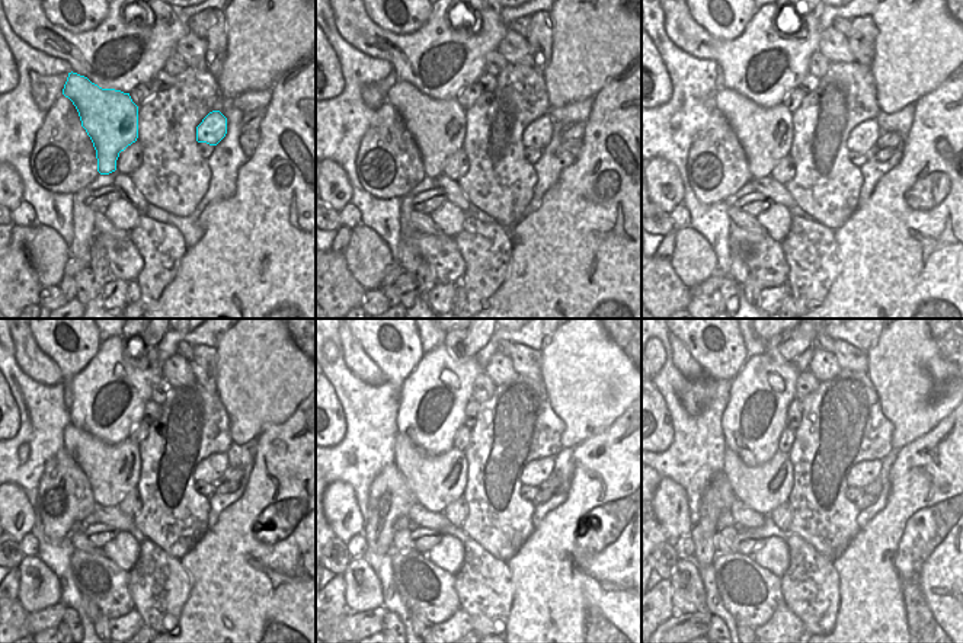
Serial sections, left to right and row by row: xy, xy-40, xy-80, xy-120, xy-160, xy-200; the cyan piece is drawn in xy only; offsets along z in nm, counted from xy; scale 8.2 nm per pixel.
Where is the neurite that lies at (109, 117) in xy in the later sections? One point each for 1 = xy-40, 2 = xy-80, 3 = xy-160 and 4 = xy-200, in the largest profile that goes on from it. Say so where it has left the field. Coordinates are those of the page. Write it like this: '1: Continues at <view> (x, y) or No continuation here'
1: Continues at xy-40 (438, 127)
2: Continues at xy-80 (764, 134)
3: Continues at xy-160 (435, 480)
4: Continues at xy-200 (764, 488).

